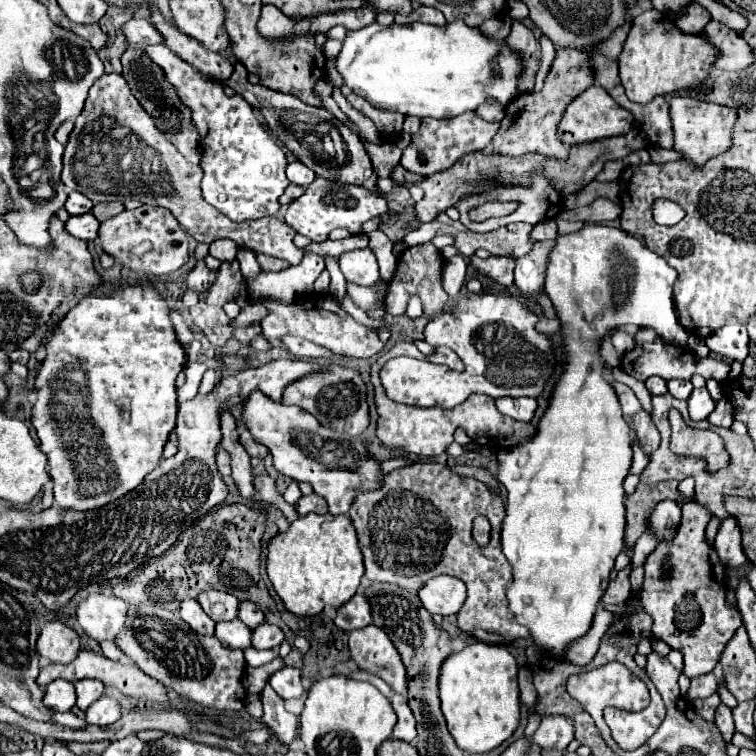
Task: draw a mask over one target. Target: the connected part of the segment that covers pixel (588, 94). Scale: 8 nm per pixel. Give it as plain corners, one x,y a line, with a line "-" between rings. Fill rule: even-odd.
591,86
587,88
581,96
577,96
569,106
567,112
563,114
563,120
559,124
559,136
565,144
581,144
587,140
599,140
599,138
609,138
609,136
621,136
627,134
633,128
635,120
633,114
625,108
621,108
601,86

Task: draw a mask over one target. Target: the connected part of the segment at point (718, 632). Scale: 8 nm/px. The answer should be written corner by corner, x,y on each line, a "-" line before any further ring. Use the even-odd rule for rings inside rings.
697,502
685,504
675,536
671,540
659,542
659,546
645,560
643,606
653,618
653,636
685,656
683,672
689,678
711,672
719,662
727,642
741,626
741,614
737,606
727,602
725,566
705,538
709,520
711,514
707,508
699,506

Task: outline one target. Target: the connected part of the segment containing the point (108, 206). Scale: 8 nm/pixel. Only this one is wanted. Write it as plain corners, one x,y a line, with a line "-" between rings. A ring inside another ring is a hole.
101,202
101,204
95,204
95,206
93,206
93,216
95,216
99,222
103,222
103,220
107,220
107,218
123,212
123,208
125,208
125,206
123,206
121,202

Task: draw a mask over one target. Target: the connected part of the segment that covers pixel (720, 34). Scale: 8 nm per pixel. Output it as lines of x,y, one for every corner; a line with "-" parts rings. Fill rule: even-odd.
711,20
705,26
703,36
707,36
707,40
715,40
715,46
723,52
723,56
719,56
719,60
715,62
715,68
733,72
733,70
749,68
755,62
753,48
729,26

